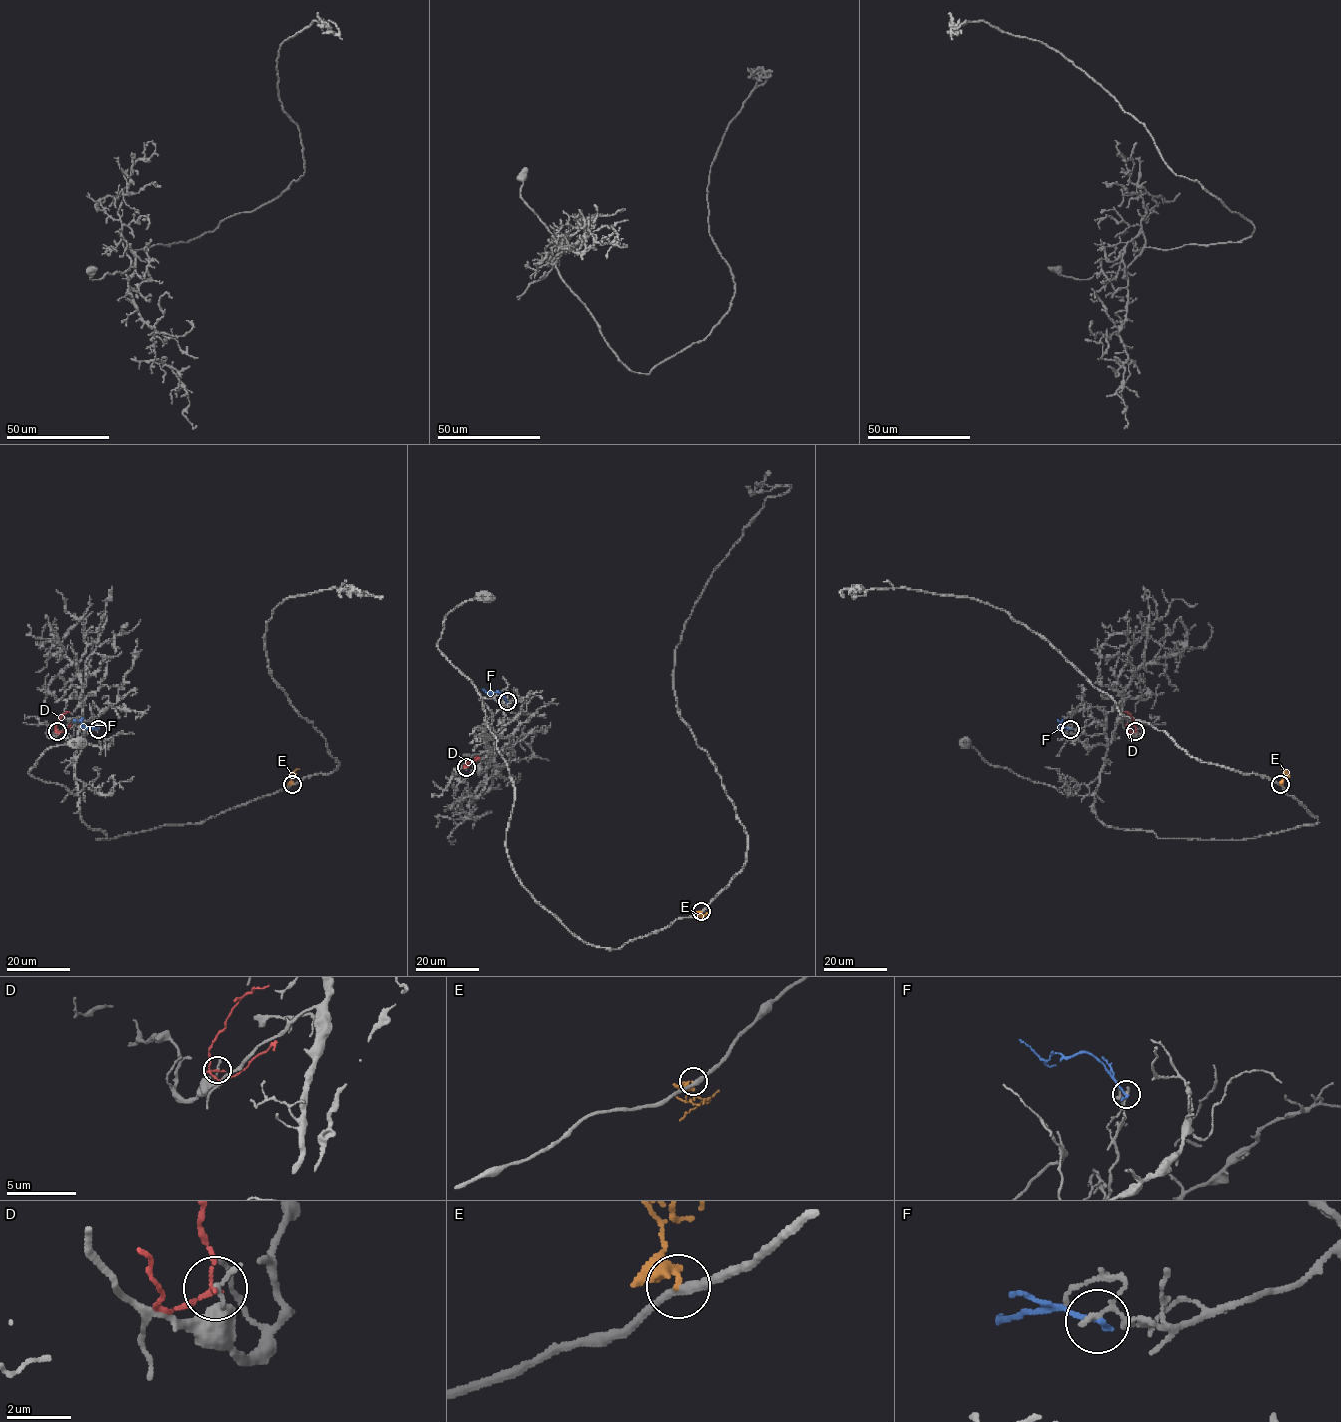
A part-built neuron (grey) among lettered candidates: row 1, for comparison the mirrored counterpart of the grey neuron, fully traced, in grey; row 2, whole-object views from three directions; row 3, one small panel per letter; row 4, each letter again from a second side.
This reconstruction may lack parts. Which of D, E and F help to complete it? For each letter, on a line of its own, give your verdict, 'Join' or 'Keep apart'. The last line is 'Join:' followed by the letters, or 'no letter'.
D: Keep apart
E: Keep apart
F: Keep apart
Join: no letter

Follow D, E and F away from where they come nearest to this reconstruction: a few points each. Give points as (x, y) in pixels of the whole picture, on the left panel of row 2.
D: (57, 731), (55, 729), (60, 717), (69, 711)
E: (292, 784), (290, 778), (294, 771), (289, 776)
F: (99, 729), (87, 729), (74, 720)

